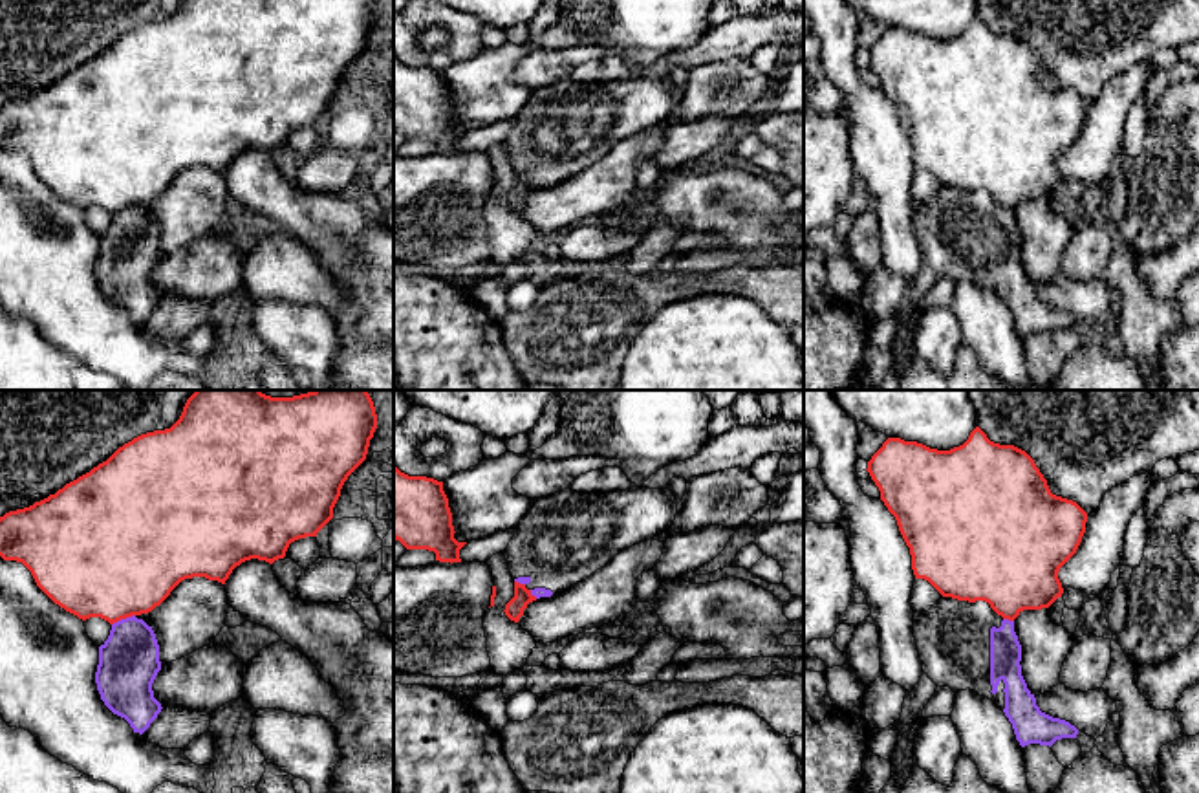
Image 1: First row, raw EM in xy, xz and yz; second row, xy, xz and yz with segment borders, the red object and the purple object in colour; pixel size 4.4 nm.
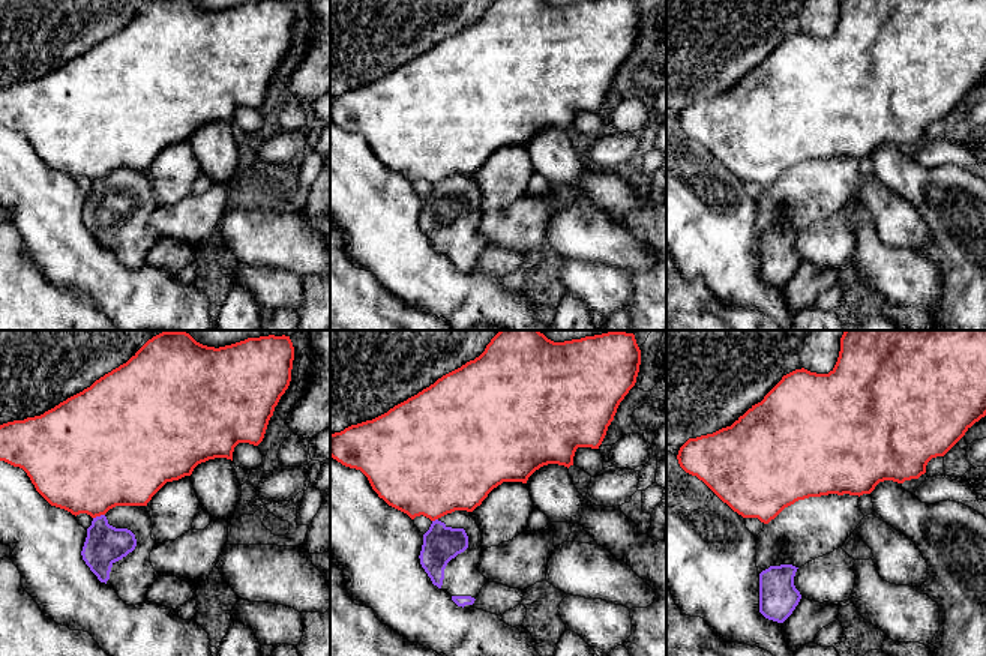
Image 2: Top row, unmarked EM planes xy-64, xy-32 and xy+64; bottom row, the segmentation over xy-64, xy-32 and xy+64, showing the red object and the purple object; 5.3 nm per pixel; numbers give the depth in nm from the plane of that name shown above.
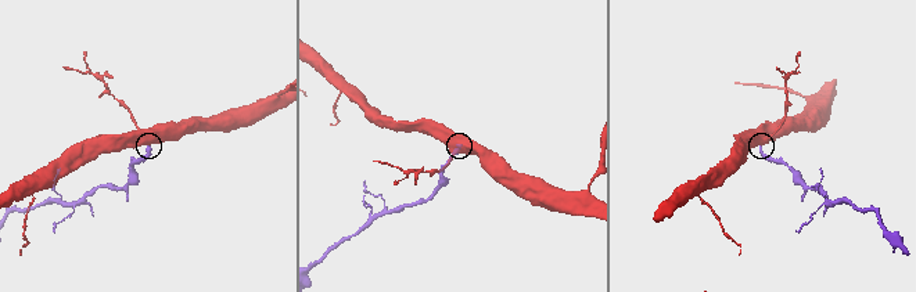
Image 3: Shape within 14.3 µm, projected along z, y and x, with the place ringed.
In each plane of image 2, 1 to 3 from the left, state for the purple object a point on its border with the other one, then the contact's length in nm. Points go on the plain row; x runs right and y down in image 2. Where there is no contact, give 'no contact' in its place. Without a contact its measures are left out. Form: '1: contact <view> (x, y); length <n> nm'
1: contact xy-64 (98, 179); length 70 nm
2: contact xy-32 (434, 183); length 40 nm
3: no contact

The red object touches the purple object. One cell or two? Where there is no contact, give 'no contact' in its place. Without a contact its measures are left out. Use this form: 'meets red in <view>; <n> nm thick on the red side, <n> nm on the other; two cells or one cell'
meets red in xy; 500 nm thick on the red side, 280 nm on the other; two cells

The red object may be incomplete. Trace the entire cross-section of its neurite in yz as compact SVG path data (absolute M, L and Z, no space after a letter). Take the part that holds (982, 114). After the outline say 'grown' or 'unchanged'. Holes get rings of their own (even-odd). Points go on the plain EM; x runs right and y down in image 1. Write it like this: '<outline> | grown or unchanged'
M979 16L950 40L888 27L866 60L910 137L915 168L928 170L943 187L985 190L1009 211L1062 187L1058 161L1076 143L1087 103L1053 84L1025 40L990 31Z | unchanged

